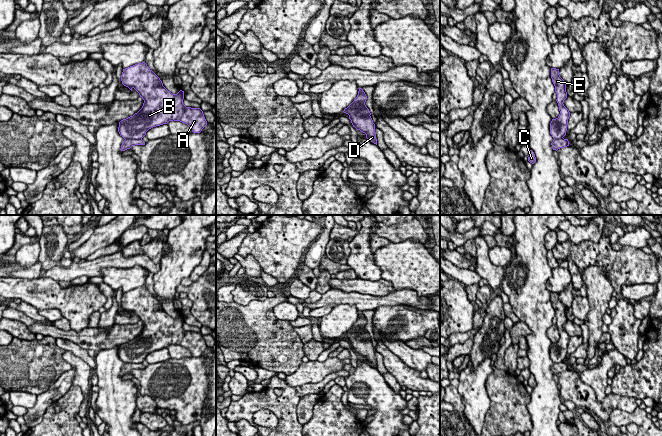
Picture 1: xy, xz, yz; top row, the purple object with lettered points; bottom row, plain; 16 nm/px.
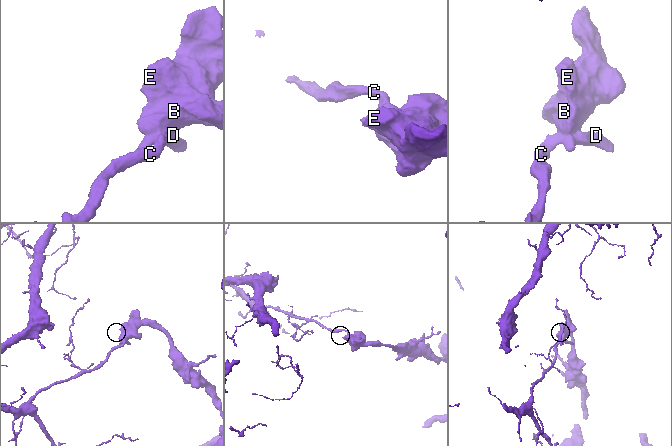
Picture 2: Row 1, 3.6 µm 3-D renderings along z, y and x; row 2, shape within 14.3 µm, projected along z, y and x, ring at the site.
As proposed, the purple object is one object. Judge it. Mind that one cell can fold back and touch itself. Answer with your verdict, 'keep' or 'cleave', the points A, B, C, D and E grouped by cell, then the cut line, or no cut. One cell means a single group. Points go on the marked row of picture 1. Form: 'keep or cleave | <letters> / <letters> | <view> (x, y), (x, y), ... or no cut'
cleave | A B E / C D | xy (125, 138), (141, 139)

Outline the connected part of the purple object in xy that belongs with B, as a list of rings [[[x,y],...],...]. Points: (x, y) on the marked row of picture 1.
[[[145,62],[123,69],[121,81],[131,91],[134,88],[144,100],[142,108],[137,113],[119,122],[118,132],[124,139],[142,139],[149,129],[173,120],[187,124],[193,133],[200,133],[207,125],[200,108],[186,107],[183,104],[184,91],[180,90],[177,94],[172,94]]]

